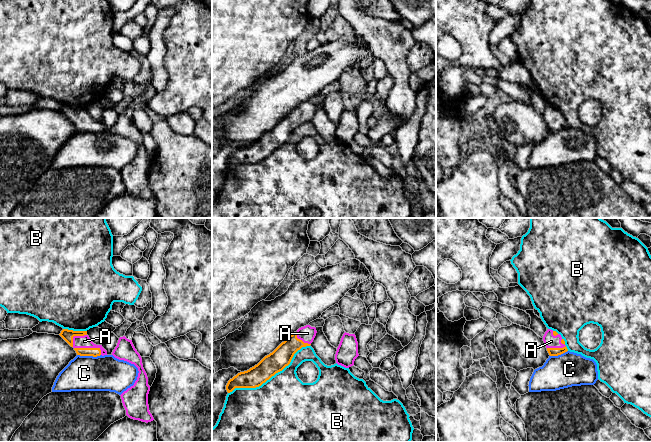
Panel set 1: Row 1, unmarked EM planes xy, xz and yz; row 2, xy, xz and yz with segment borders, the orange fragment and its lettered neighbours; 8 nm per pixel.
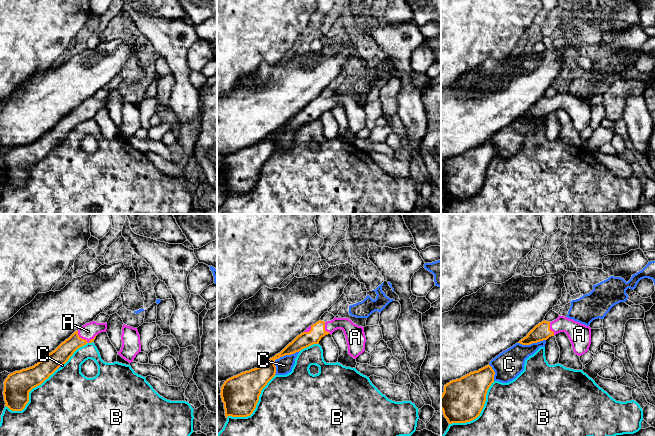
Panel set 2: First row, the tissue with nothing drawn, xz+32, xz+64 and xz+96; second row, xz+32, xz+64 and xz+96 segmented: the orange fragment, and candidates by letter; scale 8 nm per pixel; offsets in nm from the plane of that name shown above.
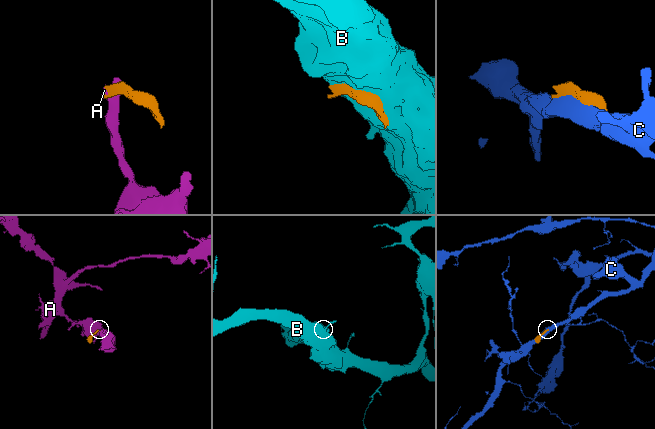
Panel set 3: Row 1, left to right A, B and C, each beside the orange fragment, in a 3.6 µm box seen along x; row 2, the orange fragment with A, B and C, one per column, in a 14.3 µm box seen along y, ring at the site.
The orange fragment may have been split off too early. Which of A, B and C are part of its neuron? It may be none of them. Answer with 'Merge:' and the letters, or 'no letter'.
Merge: A

